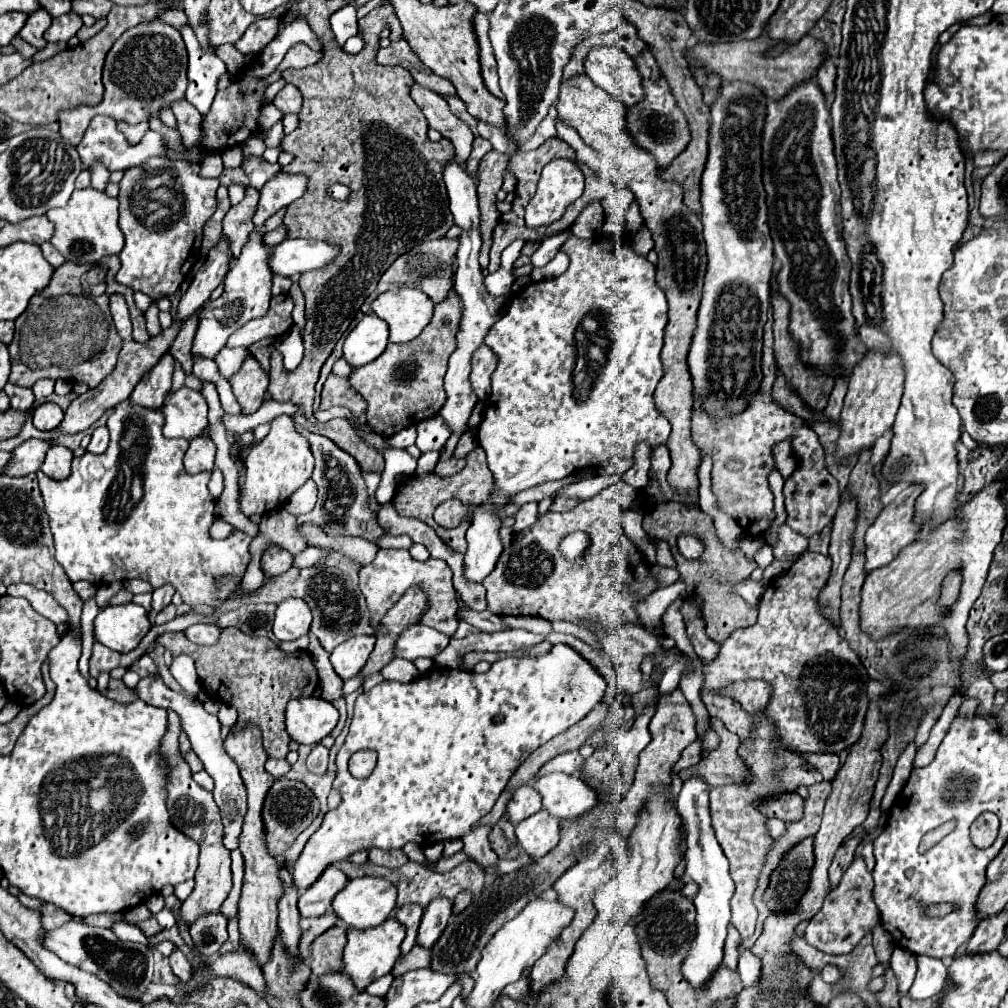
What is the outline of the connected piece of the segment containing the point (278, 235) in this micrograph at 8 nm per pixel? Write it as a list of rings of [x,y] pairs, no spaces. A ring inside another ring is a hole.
[[[280,226],[280,228],[276,228],[276,230],[272,230],[272,232],[266,232],[264,234],[264,246],[276,246],[276,244],[280,244],[282,240],[286,238],[286,230],[284,230],[284,226]]]

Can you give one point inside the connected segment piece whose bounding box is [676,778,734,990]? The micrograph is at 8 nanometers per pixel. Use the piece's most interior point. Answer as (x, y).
(706, 864)

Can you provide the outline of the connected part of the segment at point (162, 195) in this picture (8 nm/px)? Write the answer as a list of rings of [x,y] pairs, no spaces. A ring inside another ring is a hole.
[[[150,158],[142,168],[130,168],[124,172],[120,182],[120,230],[124,232],[126,244],[120,252],[122,268],[116,274],[116,280],[132,290],[140,290],[148,294],[152,300],[170,296],[178,290],[182,280],[188,276],[190,268],[198,262],[200,242],[202,242],[202,228],[206,220],[216,210],[216,188],[220,186],[218,180],[202,178],[198,164],[190,162],[170,162],[166,158]],[[154,176],[160,176],[160,182],[154,184]]]

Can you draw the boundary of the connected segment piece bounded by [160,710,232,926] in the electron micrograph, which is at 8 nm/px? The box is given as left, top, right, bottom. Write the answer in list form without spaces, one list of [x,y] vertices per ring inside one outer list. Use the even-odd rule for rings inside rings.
[[[168,710],[168,730],[162,738],[160,744],[160,754],[164,756],[164,766],[168,768],[168,782],[166,782],[166,790],[168,790],[168,812],[170,812],[170,822],[172,826],[176,826],[182,834],[186,834],[188,838],[196,840],[200,844],[200,866],[196,870],[196,888],[190,894],[190,898],[186,898],[180,906],[180,918],[178,922],[192,926],[190,922],[196,922],[196,918],[204,916],[204,914],[212,914],[218,912],[218,908],[222,906],[222,902],[226,900],[230,888],[232,888],[232,872],[230,872],[230,852],[222,846],[222,820],[220,820],[220,810],[212,798],[212,792],[200,788],[194,780],[192,780],[192,772],[190,766],[184,762],[184,758],[180,756],[178,750],[178,736],[180,736],[182,728],[180,728],[180,718]]]

